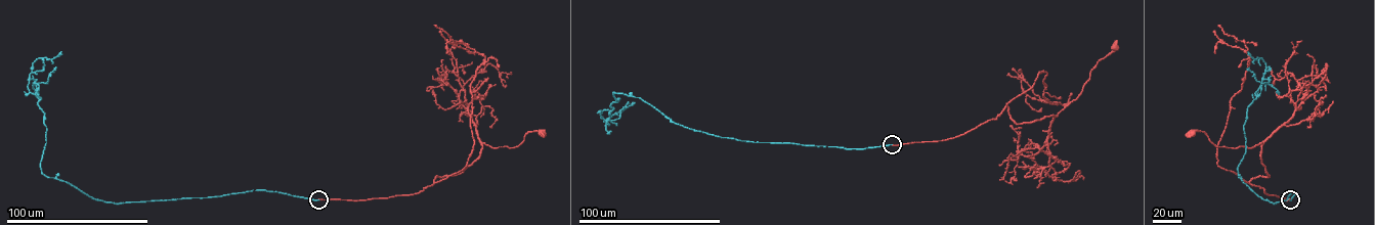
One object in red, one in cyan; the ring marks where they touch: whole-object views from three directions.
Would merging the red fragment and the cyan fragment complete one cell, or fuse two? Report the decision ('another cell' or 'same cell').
same cell

